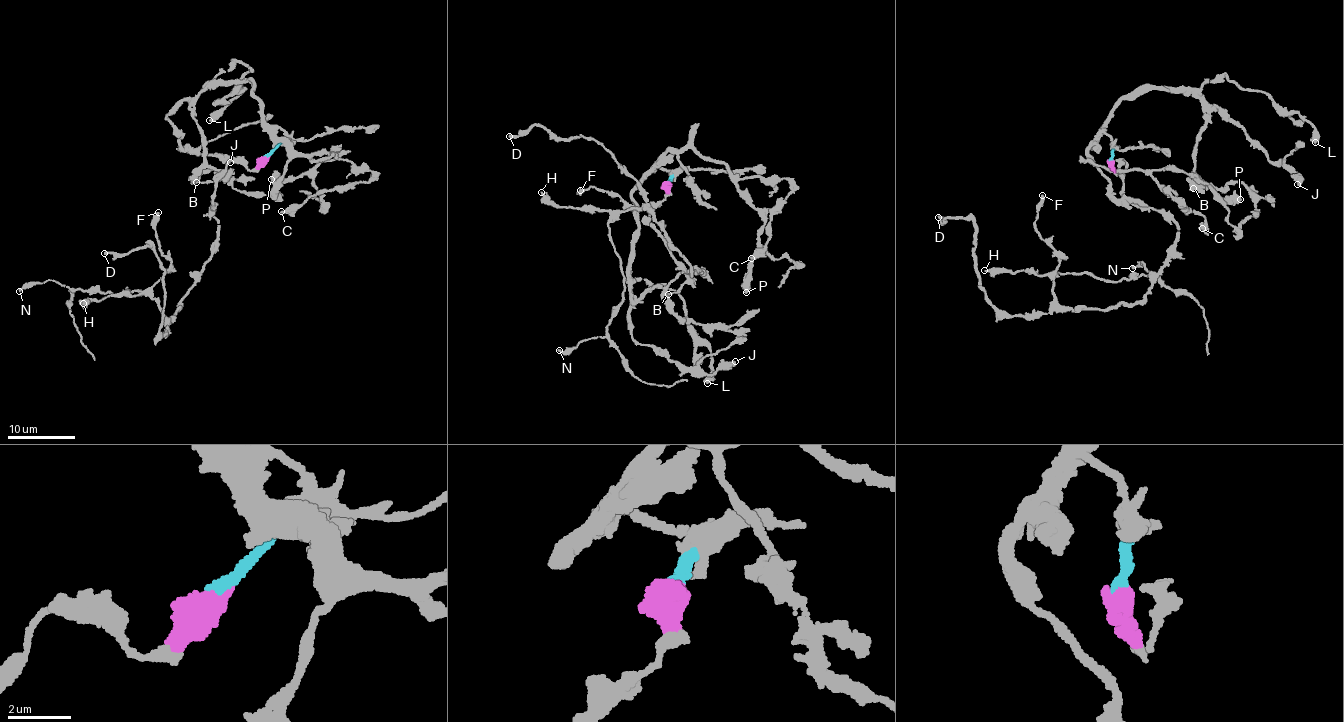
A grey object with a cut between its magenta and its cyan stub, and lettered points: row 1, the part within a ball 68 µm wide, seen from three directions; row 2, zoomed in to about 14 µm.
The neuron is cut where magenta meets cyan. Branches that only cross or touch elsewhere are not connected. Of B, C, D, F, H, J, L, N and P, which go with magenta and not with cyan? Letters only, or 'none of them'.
D, F, H, N

